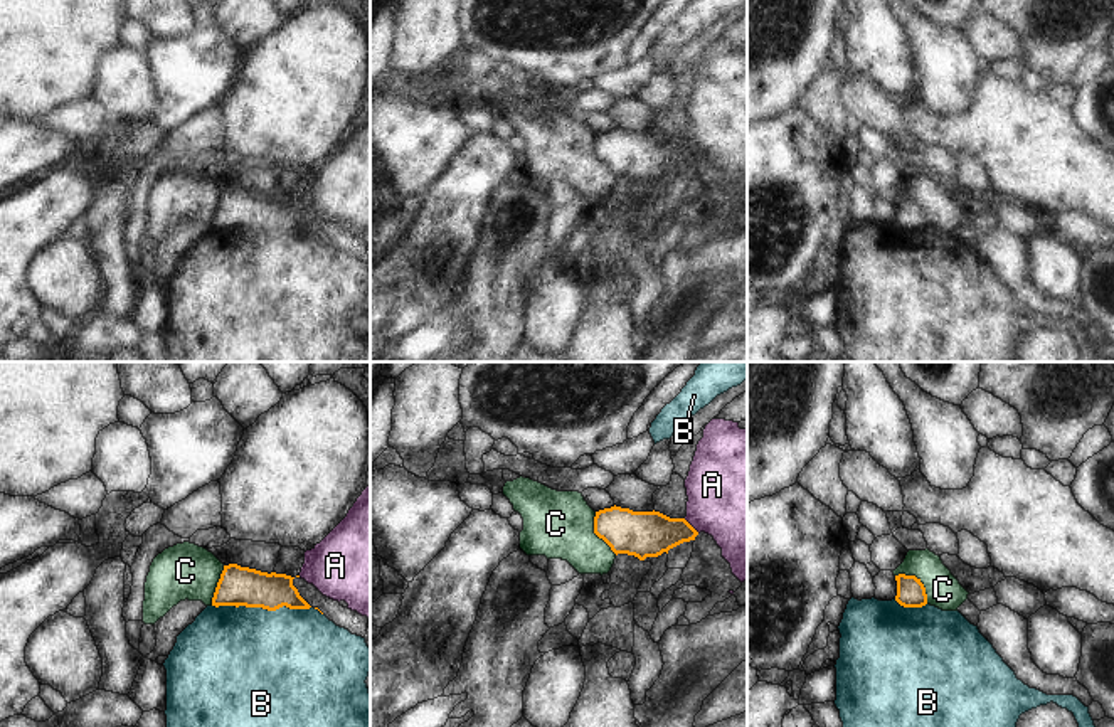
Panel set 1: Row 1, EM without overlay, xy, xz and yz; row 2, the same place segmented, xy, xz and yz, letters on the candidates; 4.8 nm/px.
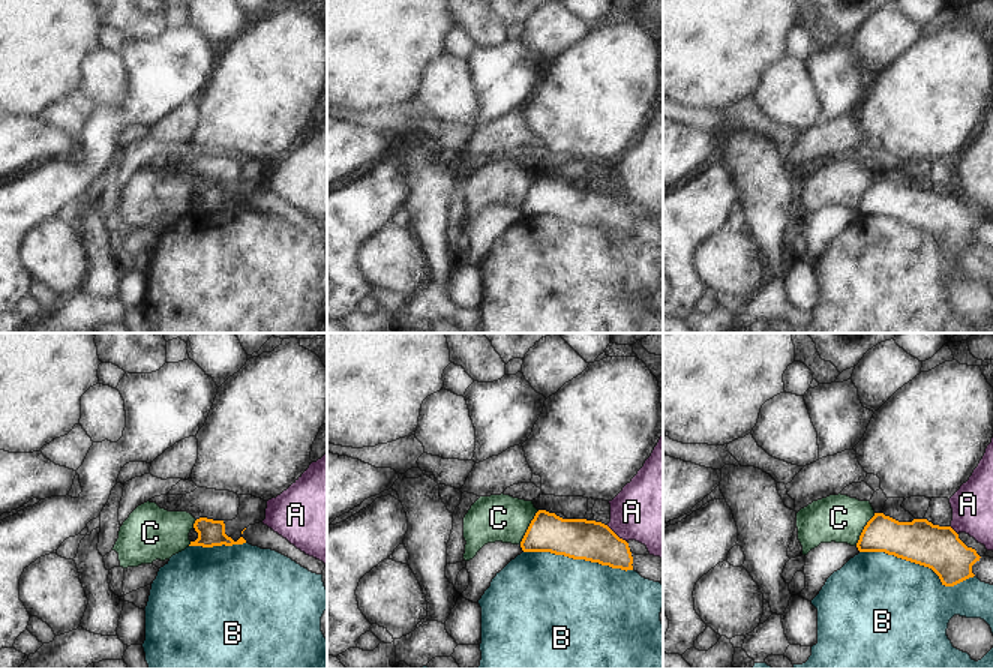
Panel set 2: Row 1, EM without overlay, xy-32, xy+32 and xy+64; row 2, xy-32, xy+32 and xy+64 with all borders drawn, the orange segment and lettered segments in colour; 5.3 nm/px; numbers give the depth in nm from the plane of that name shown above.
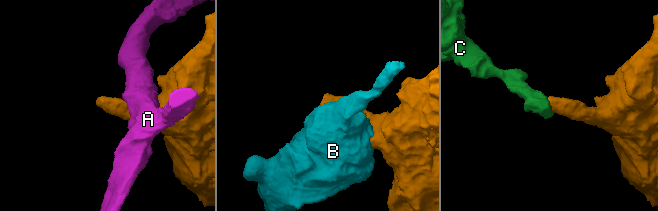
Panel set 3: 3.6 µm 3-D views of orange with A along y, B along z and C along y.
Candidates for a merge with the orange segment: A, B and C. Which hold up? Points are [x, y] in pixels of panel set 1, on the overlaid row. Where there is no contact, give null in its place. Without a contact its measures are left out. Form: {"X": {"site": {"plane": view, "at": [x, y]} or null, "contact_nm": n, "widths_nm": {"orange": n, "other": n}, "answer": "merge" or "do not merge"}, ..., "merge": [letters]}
{"A": {"site": {"plane": "xz", "at": [690, 525]}, "contact_nm": 100, "widths_nm": {"orange": 220, "other": 440}, "answer": "do not merge"}, "B": {"site": {"plane": "xy", "at": [261, 606]}, "contact_nm": 480, "widths_nm": {"orange": 190, "other": 480}, "answer": "do not merge"}, "C": {"site": {"plane": "yz", "at": [919, 581]}, "contact_nm": 220, "widths_nm": {"orange": 140, "other": 170}, "answer": "do not merge"}, "merge": []}

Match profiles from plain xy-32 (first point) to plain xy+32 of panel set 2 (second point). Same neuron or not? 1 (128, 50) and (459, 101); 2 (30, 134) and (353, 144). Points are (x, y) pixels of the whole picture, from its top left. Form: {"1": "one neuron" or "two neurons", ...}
{"1": "two neurons", "2": "one neuron"}

